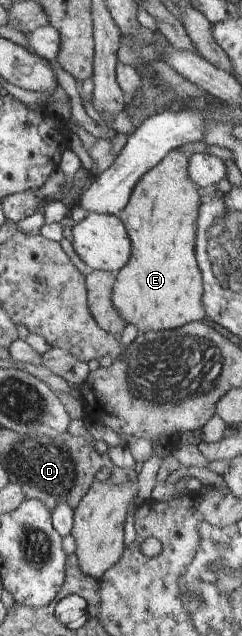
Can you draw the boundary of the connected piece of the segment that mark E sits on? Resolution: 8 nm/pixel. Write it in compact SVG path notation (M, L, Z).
M178 149L169 151L157 166L137 181L127 206L118 214L129 233L132 251L129 262L116 276L111 300L120 317L136 326L139 334L178 329L189 322L205 318L201 304L204 294L202 274L195 254L201 194L198 186L188 177L189 159Z

